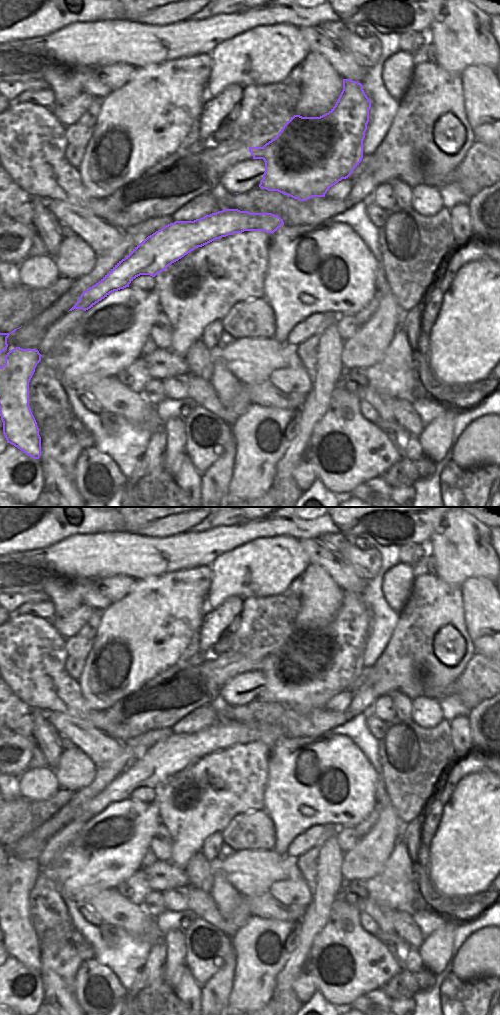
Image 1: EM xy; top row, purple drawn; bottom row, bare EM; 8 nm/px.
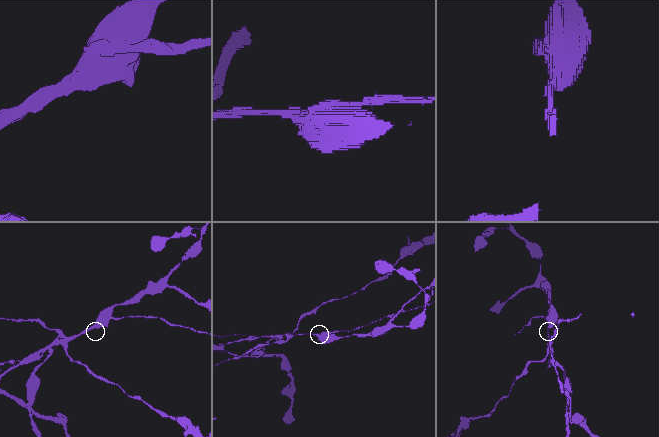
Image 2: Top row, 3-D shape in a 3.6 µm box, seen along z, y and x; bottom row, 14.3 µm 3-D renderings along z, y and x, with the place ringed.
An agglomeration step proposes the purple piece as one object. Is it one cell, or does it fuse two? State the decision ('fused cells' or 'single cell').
fused cells

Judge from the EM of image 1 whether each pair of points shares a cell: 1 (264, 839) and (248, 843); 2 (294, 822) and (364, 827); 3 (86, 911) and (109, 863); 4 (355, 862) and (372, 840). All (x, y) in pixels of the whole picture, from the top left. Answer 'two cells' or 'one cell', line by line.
1: one cell
2: two cells
3: two cells
4: one cell

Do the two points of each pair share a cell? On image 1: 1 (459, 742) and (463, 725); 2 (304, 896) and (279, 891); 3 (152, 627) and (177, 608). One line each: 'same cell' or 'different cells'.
1: same cell
2: same cell
3: same cell

